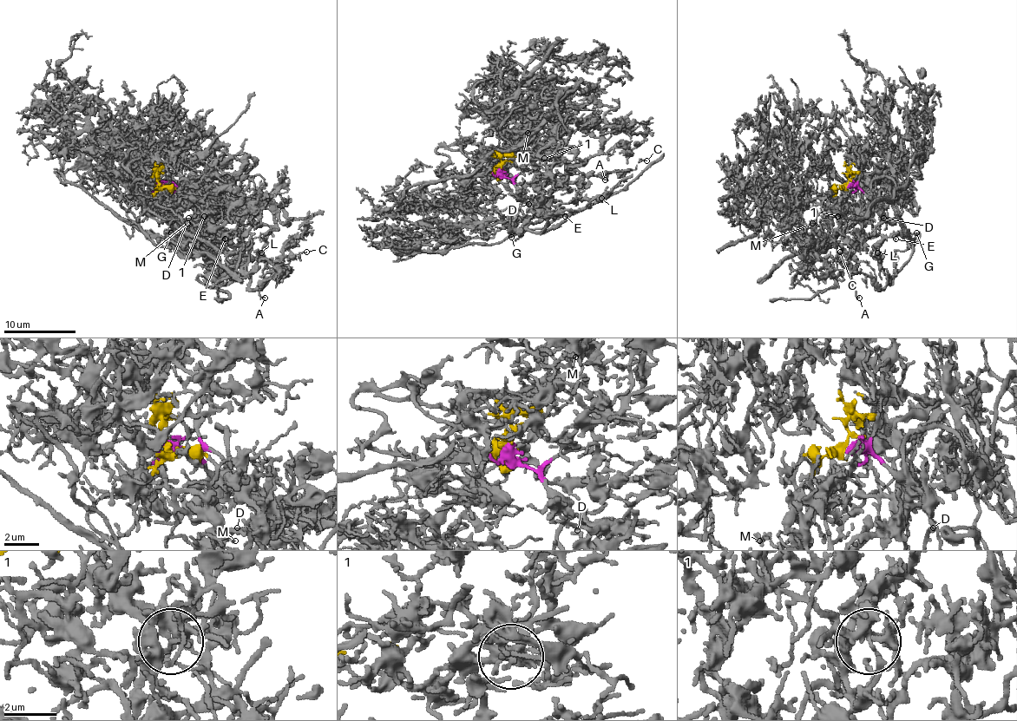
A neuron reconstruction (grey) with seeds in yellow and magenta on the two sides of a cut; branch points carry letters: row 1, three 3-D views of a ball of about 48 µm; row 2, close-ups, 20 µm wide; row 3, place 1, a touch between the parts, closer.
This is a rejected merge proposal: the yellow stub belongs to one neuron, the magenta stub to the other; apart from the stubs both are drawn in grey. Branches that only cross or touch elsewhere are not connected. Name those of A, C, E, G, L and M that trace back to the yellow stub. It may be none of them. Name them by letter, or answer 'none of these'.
M

